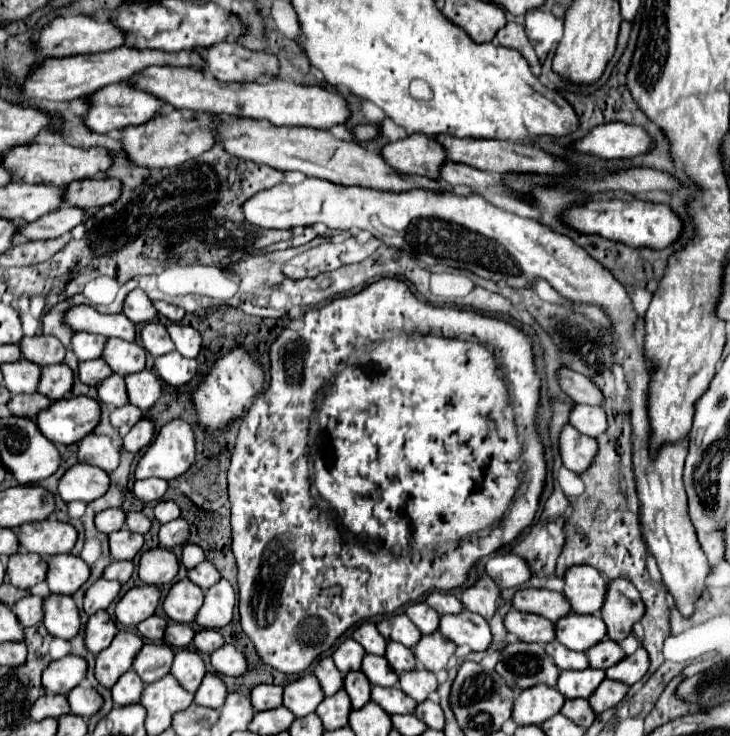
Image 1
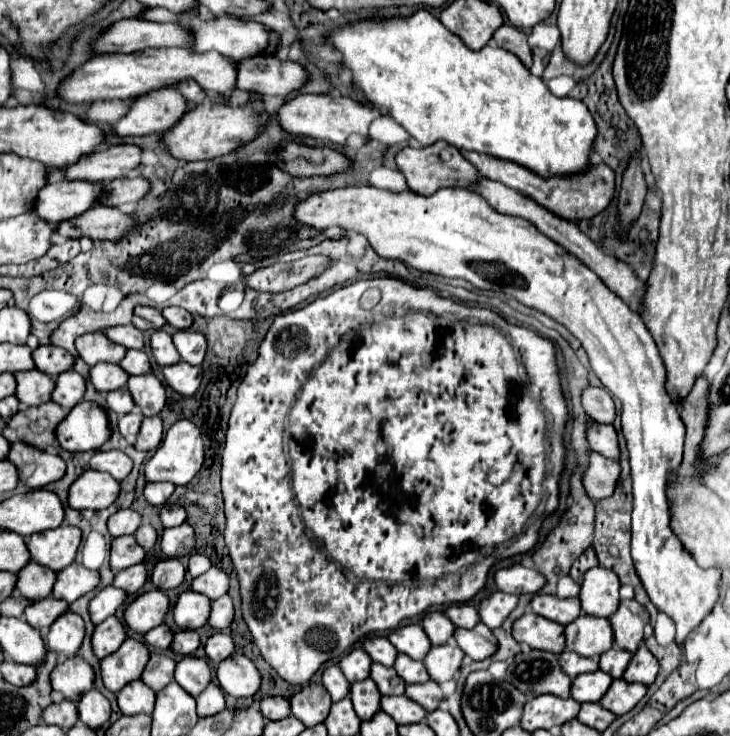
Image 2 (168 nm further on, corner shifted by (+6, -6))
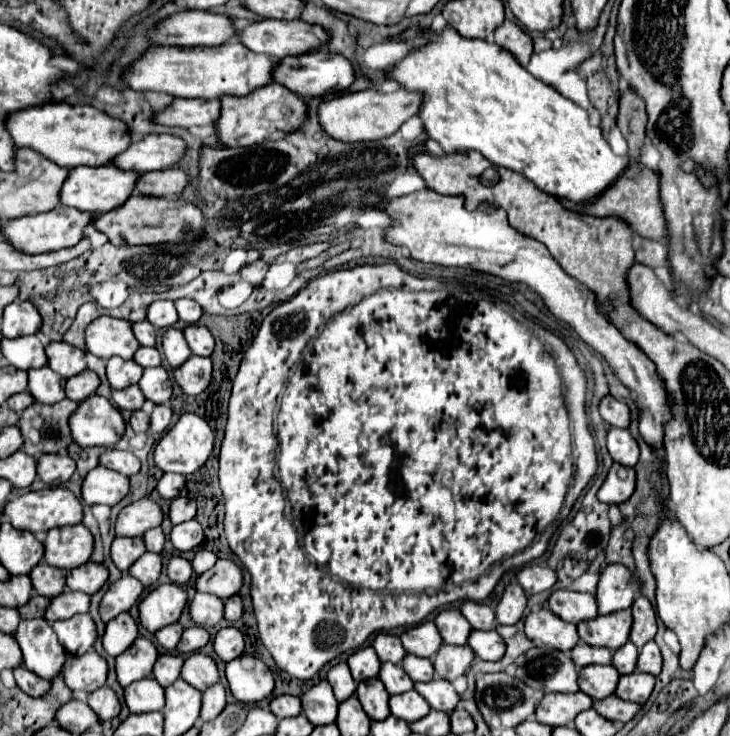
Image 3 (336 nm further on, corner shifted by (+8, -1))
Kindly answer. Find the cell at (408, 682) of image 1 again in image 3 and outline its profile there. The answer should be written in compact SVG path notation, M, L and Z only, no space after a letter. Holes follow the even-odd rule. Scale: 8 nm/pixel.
M433 678L429 682L415 682L415 690L429 702L433 710L451 712L459 702L459 694L443 678Z

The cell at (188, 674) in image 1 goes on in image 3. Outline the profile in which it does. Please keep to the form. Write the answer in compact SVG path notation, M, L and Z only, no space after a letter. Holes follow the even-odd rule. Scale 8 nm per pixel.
M193 652L185 658L185 664L181 668L181 678L193 688L203 692L207 686L219 682L219 672L217 672L213 658L201 652Z

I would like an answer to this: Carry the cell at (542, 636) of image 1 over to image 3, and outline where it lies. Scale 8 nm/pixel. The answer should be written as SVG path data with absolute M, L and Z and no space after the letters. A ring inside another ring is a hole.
M547 608L535 610L525 618L525 634L529 640L553 646L557 650L571 650L579 642L575 624L561 622L561 618Z

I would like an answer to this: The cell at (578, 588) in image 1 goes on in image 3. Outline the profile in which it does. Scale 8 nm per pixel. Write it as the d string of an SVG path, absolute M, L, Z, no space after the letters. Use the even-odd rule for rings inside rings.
M607 564L601 568L595 592L599 614L627 610L633 604L639 590L633 590L629 586L629 578L631 572L623 564Z

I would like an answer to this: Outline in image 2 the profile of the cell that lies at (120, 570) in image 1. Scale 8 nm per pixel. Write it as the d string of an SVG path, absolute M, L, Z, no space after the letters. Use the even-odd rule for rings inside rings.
M139 563L139 565L133 565L133 567L127 567L127 569L119 571L115 575L113 585L119 587L119 589L125 589L127 593L137 593L147 583L147 579L149 579L147 565Z

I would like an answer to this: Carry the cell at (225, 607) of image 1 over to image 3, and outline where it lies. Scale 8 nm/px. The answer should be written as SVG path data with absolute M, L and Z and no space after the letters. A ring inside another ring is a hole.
M231 596L225 600L225 620L227 622L235 622L239 620L243 614L243 604L241 604L241 598L239 596Z

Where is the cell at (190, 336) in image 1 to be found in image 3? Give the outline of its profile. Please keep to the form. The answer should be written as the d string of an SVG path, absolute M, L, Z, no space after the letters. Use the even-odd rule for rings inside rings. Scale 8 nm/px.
M193 324L193 326L187 326L183 330L183 334L185 334L185 340L187 340L187 344L189 344L193 354L197 354L197 356L211 356L215 340L213 340L213 336L211 336L211 332L207 328Z

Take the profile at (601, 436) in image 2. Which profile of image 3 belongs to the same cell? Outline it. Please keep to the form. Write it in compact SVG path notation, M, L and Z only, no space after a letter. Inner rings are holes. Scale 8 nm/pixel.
M611 428L607 432L607 450L615 462L623 466L635 466L639 458L639 446L635 438L621 428Z

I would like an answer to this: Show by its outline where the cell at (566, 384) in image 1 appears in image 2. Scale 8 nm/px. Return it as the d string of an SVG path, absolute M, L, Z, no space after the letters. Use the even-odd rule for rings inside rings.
M589 387L583 391L583 407L591 419L597 423L613 423L615 421L615 403L605 389Z

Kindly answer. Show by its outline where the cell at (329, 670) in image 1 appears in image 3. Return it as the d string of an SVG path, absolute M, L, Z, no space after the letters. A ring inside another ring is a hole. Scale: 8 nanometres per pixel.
M345 662L335 664L335 666L329 670L327 680L329 680L329 684L333 686L335 698L337 698L339 702L347 700L347 698L355 692L355 688L353 688L353 676L351 676L351 672L349 672L349 668L347 668Z

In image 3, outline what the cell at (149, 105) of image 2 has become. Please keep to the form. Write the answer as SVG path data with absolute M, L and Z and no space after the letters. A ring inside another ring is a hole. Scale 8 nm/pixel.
M175 98L169 106L155 112L153 122L163 126L205 126L213 124L213 118L217 118L219 102L217 100L185 100Z

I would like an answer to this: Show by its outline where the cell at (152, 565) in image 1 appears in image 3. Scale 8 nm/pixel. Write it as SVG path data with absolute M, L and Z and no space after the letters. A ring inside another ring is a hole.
M173 556L169 560L169 564L167 564L167 576L169 576L169 580L173 584L179 584L179 586L187 584L189 578L191 578L191 574L193 574L193 568L191 568L191 564L185 558Z

